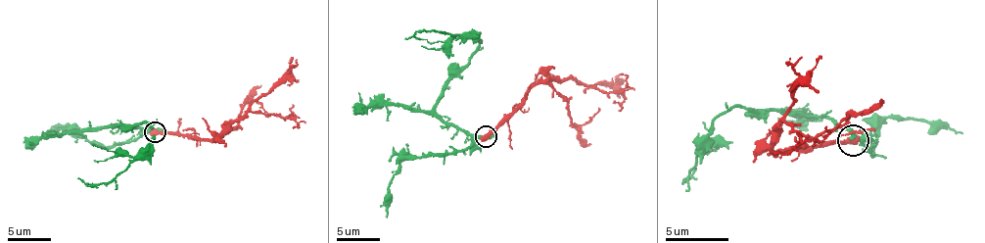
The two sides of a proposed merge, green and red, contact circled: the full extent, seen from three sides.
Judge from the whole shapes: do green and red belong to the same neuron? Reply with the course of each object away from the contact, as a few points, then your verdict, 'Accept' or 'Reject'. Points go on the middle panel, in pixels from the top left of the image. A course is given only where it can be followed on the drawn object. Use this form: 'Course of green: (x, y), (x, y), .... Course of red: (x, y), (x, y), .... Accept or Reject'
Course of green: (487, 137), (456, 130), (435, 111), (441, 91), (468, 62), (480, 40), (434, 30), (404, 38). Course of red: (487, 137), (534, 86), (546, 83), (550, 78), (573, 78), (607, 93), (621, 93), (625, 97), (622, 108). Reject

